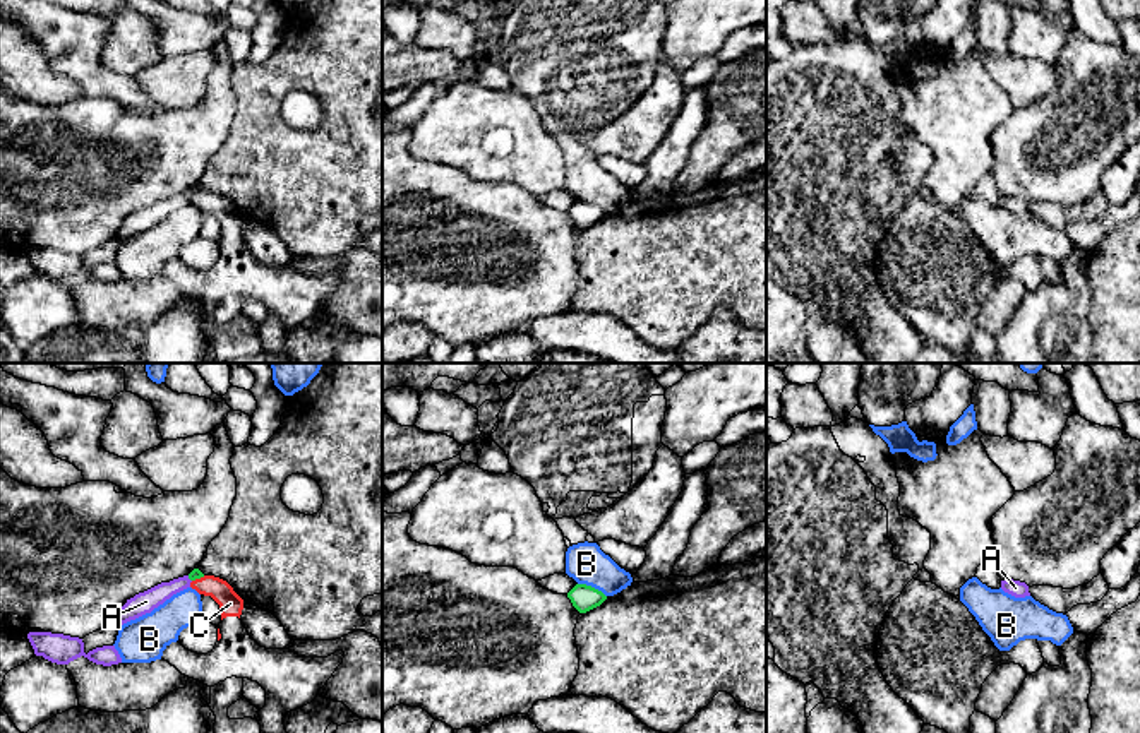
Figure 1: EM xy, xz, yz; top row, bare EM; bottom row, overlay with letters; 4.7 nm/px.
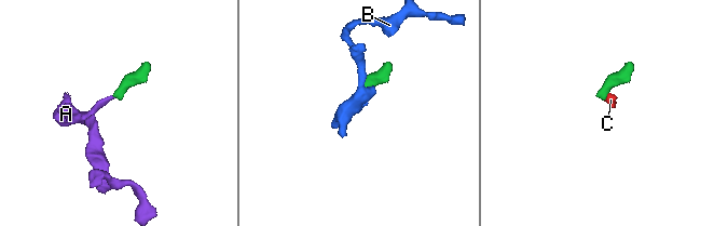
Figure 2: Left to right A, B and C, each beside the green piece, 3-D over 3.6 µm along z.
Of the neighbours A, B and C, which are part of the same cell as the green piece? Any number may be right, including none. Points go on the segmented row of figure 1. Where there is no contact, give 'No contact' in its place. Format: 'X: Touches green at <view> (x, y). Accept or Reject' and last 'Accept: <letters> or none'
A: Touches green at xy (189, 578). Reject
B: Touches green at xz (590, 586). Reject
C: Touches green at xy (198, 578). Reject
Accept: none

